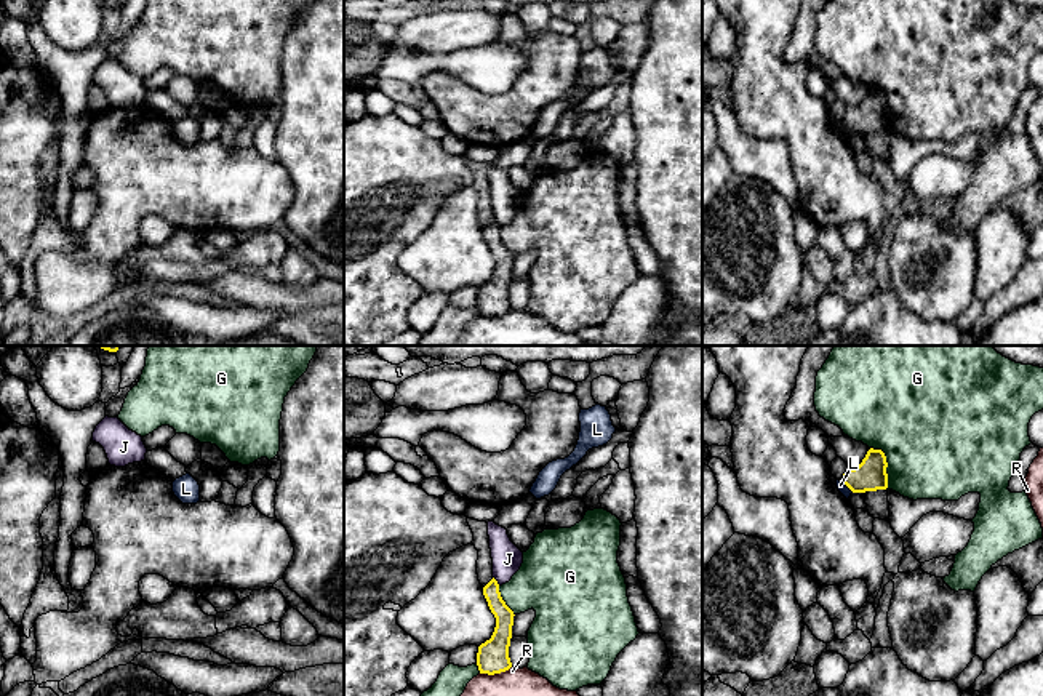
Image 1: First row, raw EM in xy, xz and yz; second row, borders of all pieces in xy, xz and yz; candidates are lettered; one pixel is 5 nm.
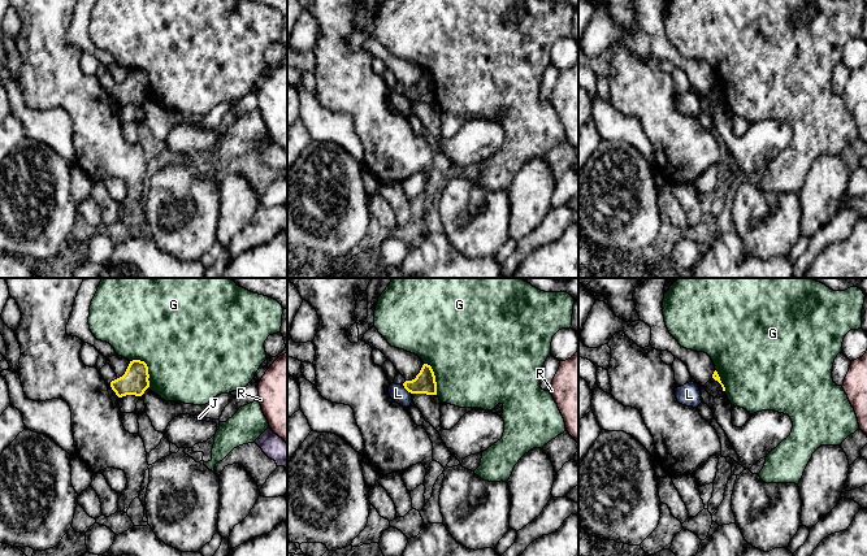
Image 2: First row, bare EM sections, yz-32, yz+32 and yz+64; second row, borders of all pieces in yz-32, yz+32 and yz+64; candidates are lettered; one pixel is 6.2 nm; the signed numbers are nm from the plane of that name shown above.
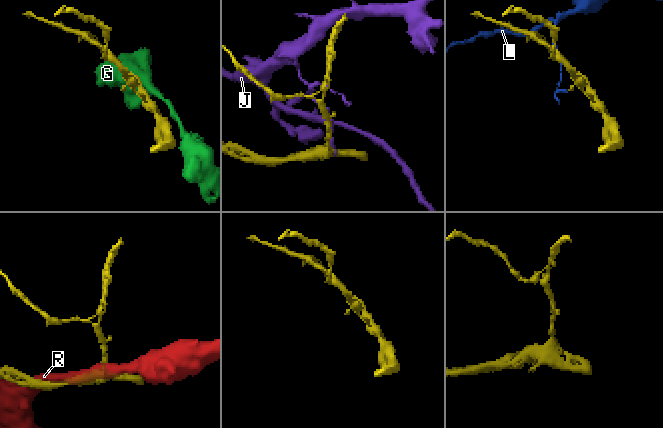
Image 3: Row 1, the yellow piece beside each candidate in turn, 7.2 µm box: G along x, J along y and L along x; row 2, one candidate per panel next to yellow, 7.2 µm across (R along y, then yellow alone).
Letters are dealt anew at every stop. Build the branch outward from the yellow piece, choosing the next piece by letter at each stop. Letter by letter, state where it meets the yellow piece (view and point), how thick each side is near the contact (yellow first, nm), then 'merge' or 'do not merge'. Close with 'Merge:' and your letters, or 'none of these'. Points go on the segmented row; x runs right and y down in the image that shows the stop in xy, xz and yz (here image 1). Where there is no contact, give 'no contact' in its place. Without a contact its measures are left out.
G: contact yz (887, 464); calibres 160 and 480 nm; do not merge
J: contact xz (496, 581); calibres 100 and 150 nm; do not merge
L: contact yz (848, 487); calibres 160 and 50 nm; do not merge
R: contact xz (495, 672); calibres 160 and 140 nm; do not merge
Merge: none of these

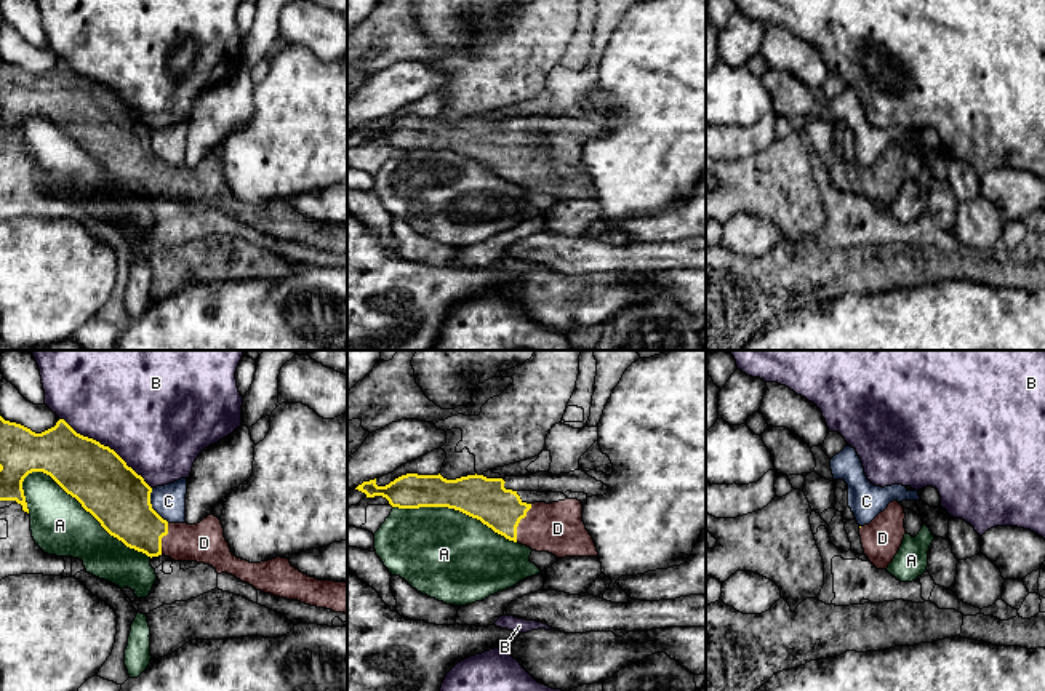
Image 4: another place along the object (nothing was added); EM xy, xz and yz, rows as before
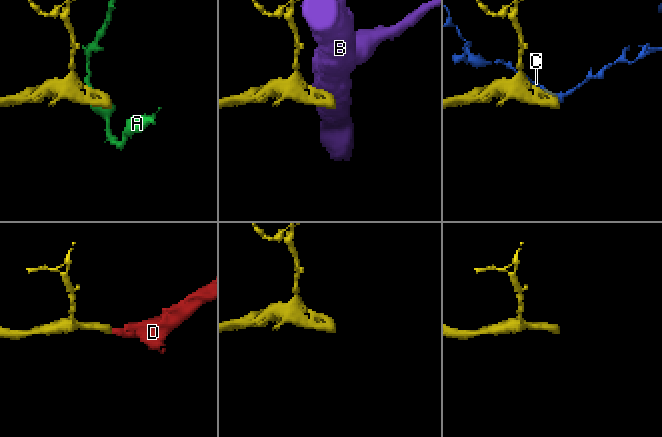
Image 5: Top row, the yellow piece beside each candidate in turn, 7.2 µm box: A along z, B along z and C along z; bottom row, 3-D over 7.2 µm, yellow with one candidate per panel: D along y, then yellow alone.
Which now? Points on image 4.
A: contact xy (87, 511); calibres 300 and 300 nm; do not merge
B: contact xy (106, 447); calibres 300 and 480 nm; do not merge
C: contact xy (151, 506); calibres 300 and 170 nm; do not merge
D: contact xz (519, 522); calibres 220 and 260 nm; merge
Merge: D

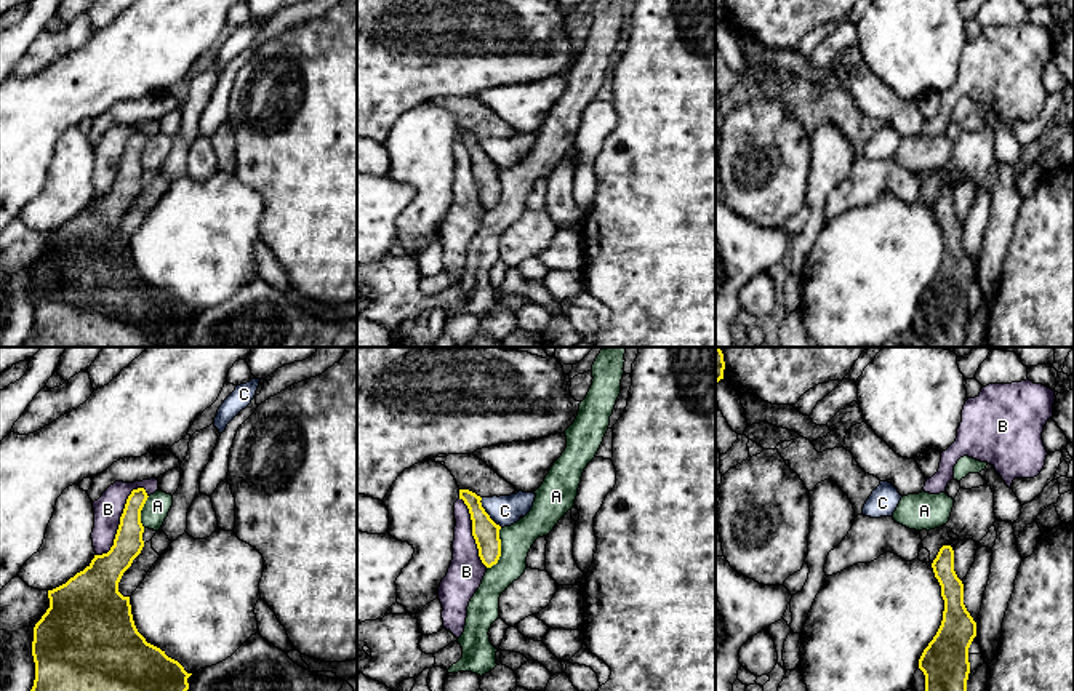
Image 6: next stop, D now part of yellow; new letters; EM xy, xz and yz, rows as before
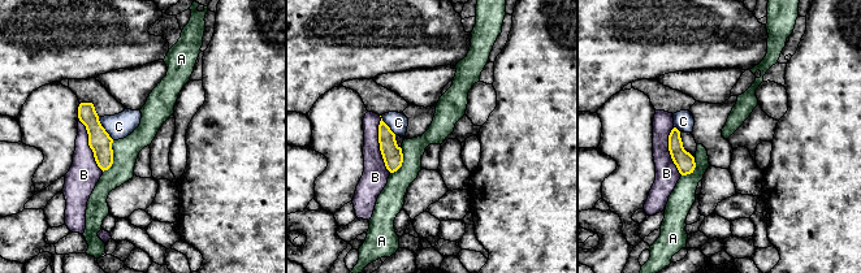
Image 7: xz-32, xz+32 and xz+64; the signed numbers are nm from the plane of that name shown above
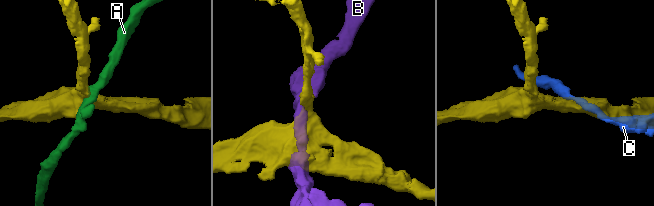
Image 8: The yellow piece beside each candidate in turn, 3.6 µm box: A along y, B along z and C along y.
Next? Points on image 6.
A: contact xz (500, 551); calibres 140 and 160 nm; do not merge
B: contact xy (120, 522); calibres 160 and 140 nm; do not merge
C: contact xz (487, 514); calibres 140 and 160 nm; do not merge
Merge: none of these

